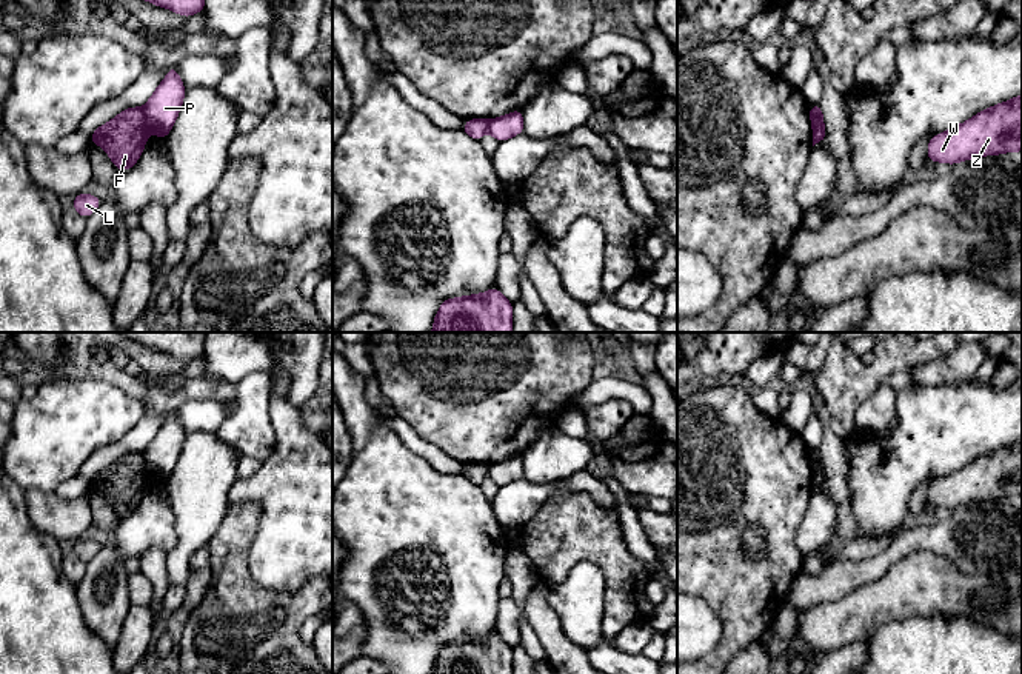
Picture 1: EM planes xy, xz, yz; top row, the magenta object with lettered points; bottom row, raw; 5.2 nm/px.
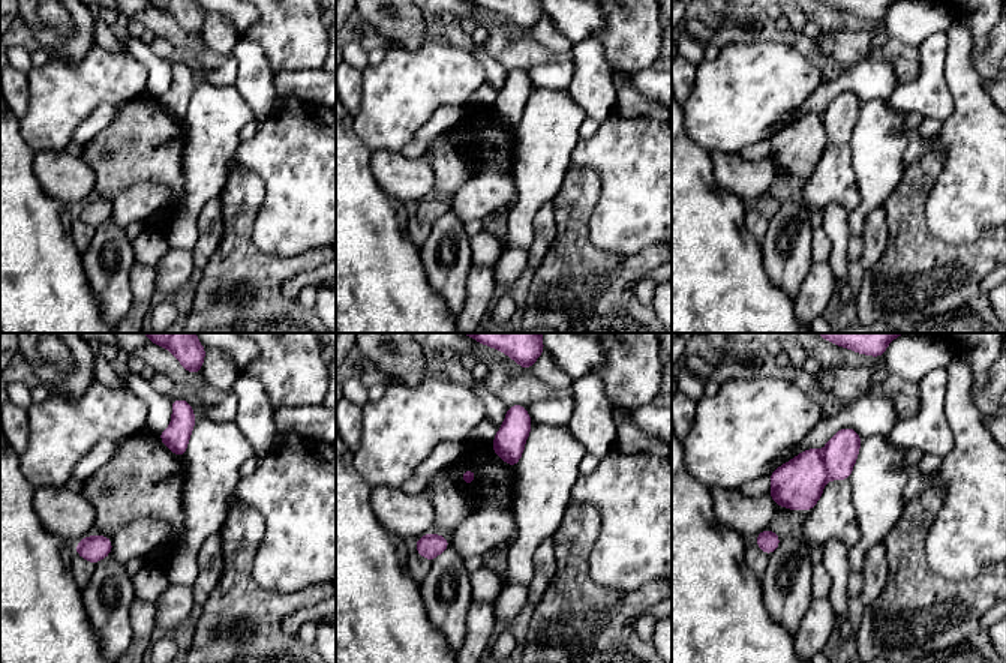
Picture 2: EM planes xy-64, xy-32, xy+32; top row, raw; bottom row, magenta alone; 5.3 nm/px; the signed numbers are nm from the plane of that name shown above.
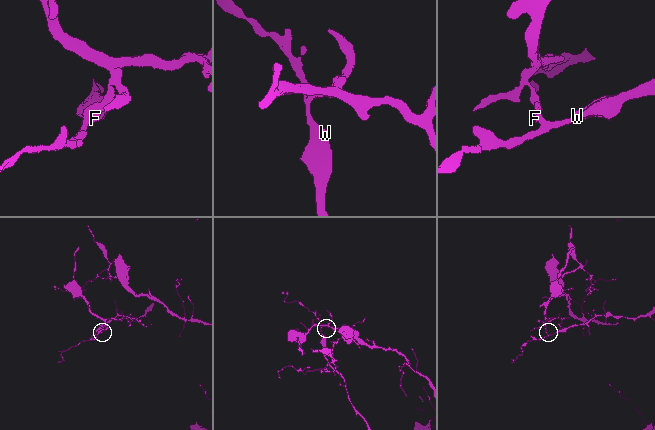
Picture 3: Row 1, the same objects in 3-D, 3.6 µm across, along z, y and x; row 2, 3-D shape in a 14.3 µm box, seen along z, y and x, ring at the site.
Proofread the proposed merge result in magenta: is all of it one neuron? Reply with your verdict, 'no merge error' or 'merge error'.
merge error

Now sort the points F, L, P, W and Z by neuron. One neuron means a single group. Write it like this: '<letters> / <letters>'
F L W Z / P

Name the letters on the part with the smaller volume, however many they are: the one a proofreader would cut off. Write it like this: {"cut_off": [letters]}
{"cut_off": ["P"]}

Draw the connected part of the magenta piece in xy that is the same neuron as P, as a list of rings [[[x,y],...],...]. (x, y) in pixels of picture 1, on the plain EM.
[[[175,409],[168,412],[168,420],[142,452],[148,475],[154,477],[160,483],[166,483],[179,462],[185,437],[186,434],[177,420]]]

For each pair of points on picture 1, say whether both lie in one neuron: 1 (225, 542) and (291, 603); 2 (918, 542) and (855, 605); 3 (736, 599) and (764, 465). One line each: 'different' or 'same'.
1: same
2: different
3: same

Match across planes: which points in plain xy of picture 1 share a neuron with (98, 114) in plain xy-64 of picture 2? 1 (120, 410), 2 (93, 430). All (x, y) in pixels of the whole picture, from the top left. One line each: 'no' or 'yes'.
1: no
2: no

